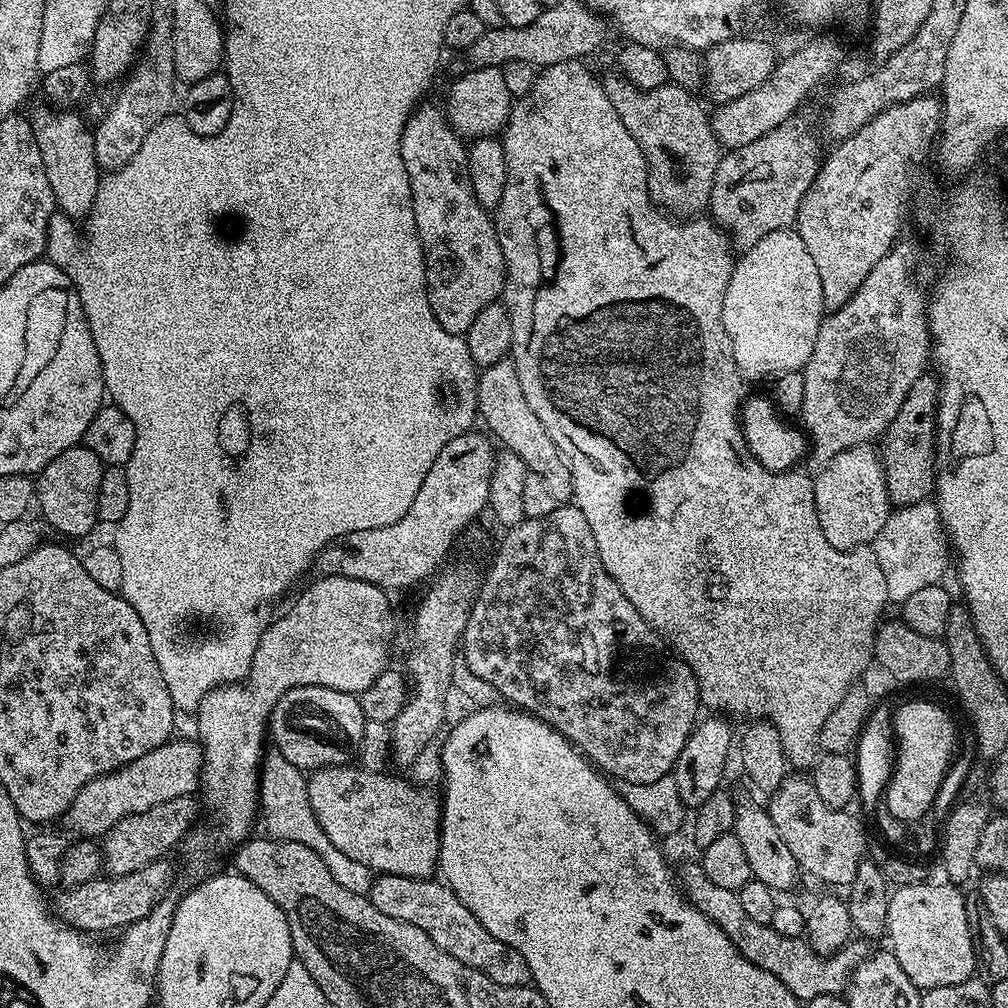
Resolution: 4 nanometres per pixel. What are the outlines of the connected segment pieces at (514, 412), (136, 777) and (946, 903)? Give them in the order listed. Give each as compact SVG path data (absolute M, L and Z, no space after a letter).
M511 358L494 362L494 366L479 373L474 384L474 404L478 409L479 419L480 416L484 419L483 427L497 441L500 439L504 443L501 445L507 451L518 454L518 458L526 462L529 472L542 478L542 482L550 489L550 494L554 494L556 501L567 501L572 494L572 475L568 462L561 456L558 446L554 446L550 434L546 434L546 426L538 422L538 414L530 410L530 402L526 402L526 394L522 394L522 382L518 382L518 370Z
M169 739L167 744L142 754L142 758L117 768L114 772L107 772L105 776L94 778L86 786L82 786L82 790L73 798L66 813L66 821L68 820L69 826L74 831L80 832L76 834L84 838L100 838L105 832L111 830L118 821L130 814L142 814L146 810L158 806L161 802L170 802L170 798L193 795L200 782L200 767L204 765L204 750L195 739L176 739Z
M917 882L895 887L887 904L887 939L906 976L921 991L958 985L975 975L973 940L966 919L965 893L950 882Z

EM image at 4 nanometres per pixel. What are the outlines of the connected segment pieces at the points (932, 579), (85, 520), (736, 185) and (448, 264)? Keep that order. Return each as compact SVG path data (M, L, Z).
M930 500L890 512L885 526L882 526L870 546L885 577L888 601L892 604L903 604L915 591L939 583L944 578L942 576L947 566L948 569L950 566L947 535L940 520L940 512Z
M77 446L70 450L62 450L54 462L50 462L35 477L34 504L45 525L64 536L84 536L95 524L96 499L98 498L98 482L102 482L105 465L100 463L98 454L90 449Z
M793 118L782 122L770 134L762 134L762 138L754 138L754 142L746 142L746 146L725 151L718 162L718 170L714 174L711 219L723 228L733 249L743 250L754 246L758 238L766 238L770 230L790 228L796 223L798 206L802 206L802 198L806 198L806 190L816 180L822 163L822 151L814 133L801 118Z
M421 103L413 108L402 130L402 162L406 162L406 174L410 178L410 190L414 202L414 222L424 251L424 277L430 298L430 310L438 318L438 326L455 336L464 336L470 330L474 318L486 306L497 303L504 290L504 255L498 242L496 225L489 209L474 198L474 186L470 186L468 173L468 149L465 141L456 135L448 123L445 109L436 104Z

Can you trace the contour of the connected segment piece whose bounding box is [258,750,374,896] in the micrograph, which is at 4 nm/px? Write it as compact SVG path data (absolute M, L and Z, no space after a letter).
M272 750L265 755L260 765L260 798L259 807L262 809L262 820L264 816L264 828L269 837L273 840L289 840L290 842L302 842L308 844L319 854L326 863L331 867L334 878L342 886L346 886L346 890L354 890L354 894L368 895L368 891L372 888L374 873L371 868L362 866L362 862L354 862L354 858L346 858L341 856L332 843L325 840L312 813L310 806L310 798L308 797L308 782L305 773L298 766L294 766L290 762L286 762L286 758L282 753Z

